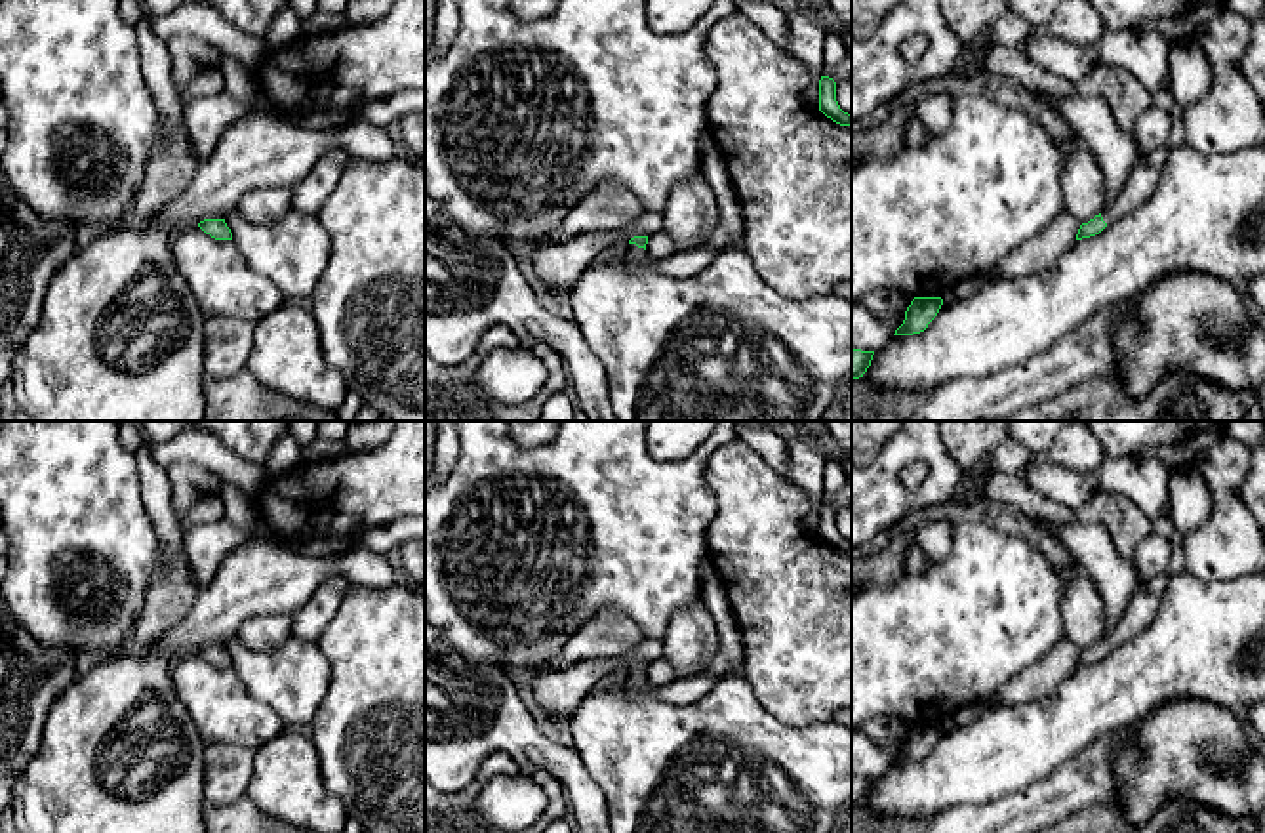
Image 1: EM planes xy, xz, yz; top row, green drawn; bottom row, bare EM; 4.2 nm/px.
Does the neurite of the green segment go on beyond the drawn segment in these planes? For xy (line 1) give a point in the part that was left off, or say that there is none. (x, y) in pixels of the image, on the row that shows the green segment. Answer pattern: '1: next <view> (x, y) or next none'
1: next none

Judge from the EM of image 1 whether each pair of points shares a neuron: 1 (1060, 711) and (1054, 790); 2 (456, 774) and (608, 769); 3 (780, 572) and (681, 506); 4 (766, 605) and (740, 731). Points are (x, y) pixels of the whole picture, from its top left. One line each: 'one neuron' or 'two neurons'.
1: two neurons
2: two neurons
3: two neurons
4: two neurons

